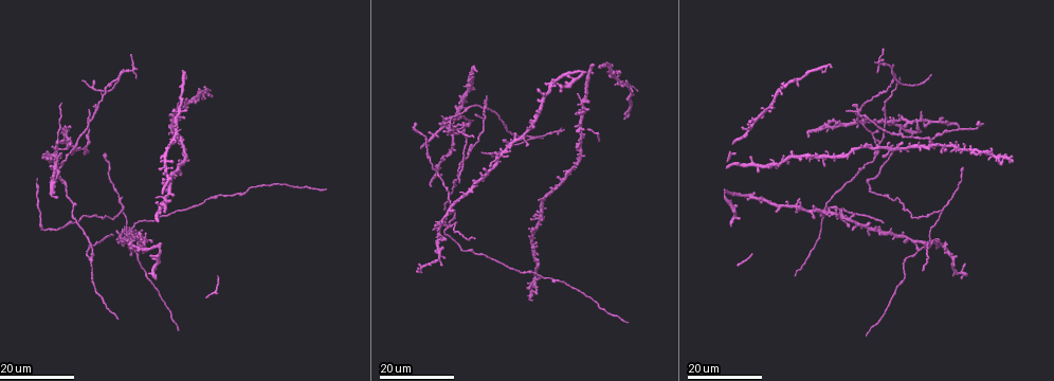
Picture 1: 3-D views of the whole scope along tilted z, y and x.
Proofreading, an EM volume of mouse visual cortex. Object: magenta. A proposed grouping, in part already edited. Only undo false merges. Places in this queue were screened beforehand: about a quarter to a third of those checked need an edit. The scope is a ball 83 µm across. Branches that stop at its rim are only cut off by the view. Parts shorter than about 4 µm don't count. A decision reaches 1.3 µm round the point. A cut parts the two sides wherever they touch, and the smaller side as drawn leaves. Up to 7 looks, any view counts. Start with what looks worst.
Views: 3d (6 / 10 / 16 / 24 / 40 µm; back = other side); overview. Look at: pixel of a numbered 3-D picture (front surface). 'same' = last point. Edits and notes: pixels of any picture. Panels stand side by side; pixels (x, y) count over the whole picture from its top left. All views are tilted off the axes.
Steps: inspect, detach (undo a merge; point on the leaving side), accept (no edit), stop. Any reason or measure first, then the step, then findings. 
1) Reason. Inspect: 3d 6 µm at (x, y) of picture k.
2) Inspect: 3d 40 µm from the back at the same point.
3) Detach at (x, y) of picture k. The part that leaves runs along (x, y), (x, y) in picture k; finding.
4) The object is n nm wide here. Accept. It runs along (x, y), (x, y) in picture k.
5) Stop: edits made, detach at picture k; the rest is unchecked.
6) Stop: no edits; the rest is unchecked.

Four-way junction. Inspect: 3d 16 µm at (942, 208) of picture 1.

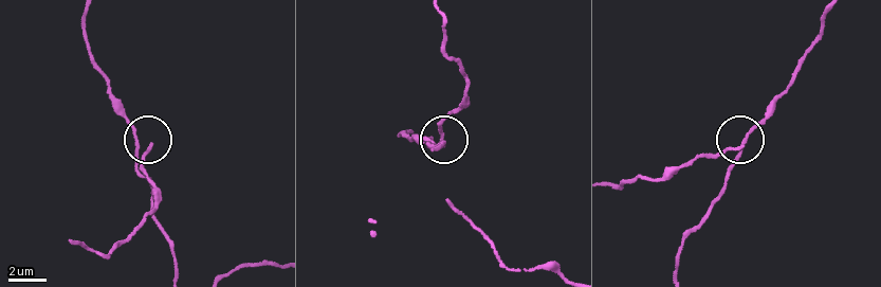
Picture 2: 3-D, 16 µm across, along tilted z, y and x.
Inspect: 3d 6 µm at (135, 147) of picture 2.

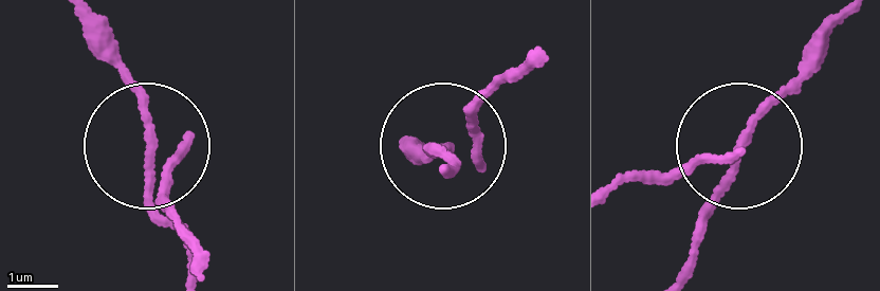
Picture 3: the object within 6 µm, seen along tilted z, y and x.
The object is 120 nm wide here. Accept. It runs along (688, 266), (745, 131), (821, 51) in picture 3; all the same cell.

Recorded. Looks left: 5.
Two arms in line, one across. Inspect: 3d 24 µm at (91, 260) of picture 1.

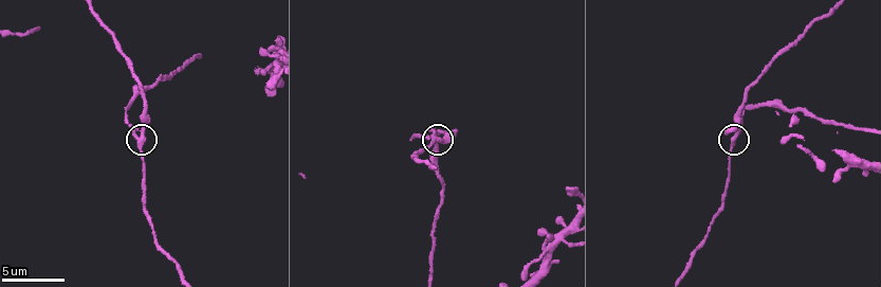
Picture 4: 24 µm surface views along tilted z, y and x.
Inspect: 3d 6 µm at (735, 134) of picture 4.

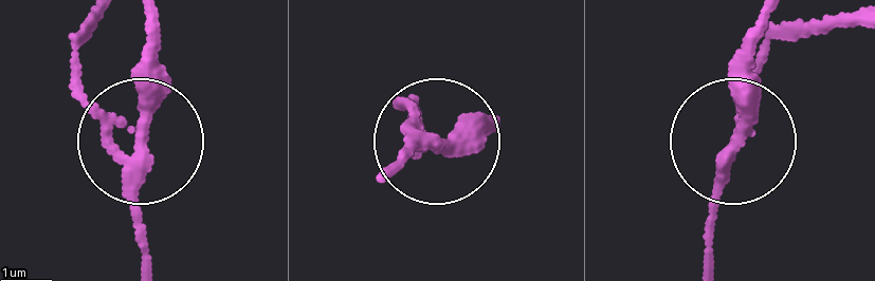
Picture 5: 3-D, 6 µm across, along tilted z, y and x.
3 arms meet here. Detach at (97, 110) of picture 5. The part that leaves runs along (718, 160), (770, 53), (860, 23) in picture 5; two cells meet here.

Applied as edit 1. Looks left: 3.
Inspect: 3d 24 µm at (441, 238) of picture 1.

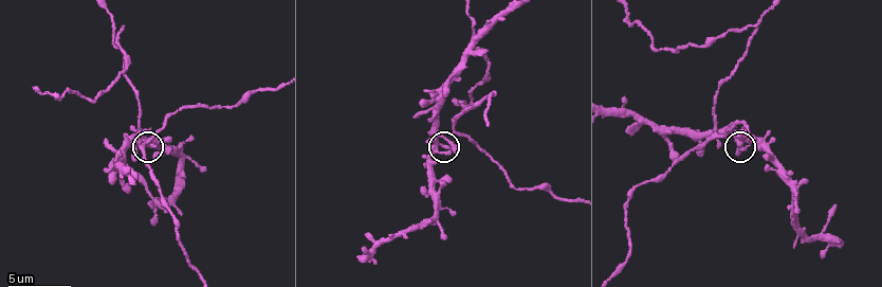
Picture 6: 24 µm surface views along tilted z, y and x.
Zoom in. Inspect: 3d 10 µm at (452, 141) of picture 6.

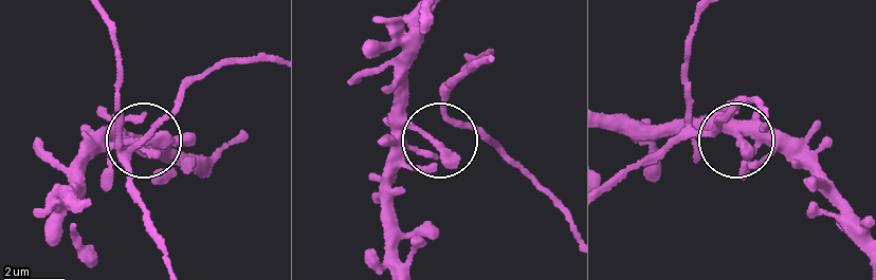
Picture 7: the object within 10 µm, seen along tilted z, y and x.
Accept. Continuous, no second cell.

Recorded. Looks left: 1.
Stop: edits made, detach at picture 5; the rest is unchecked.

